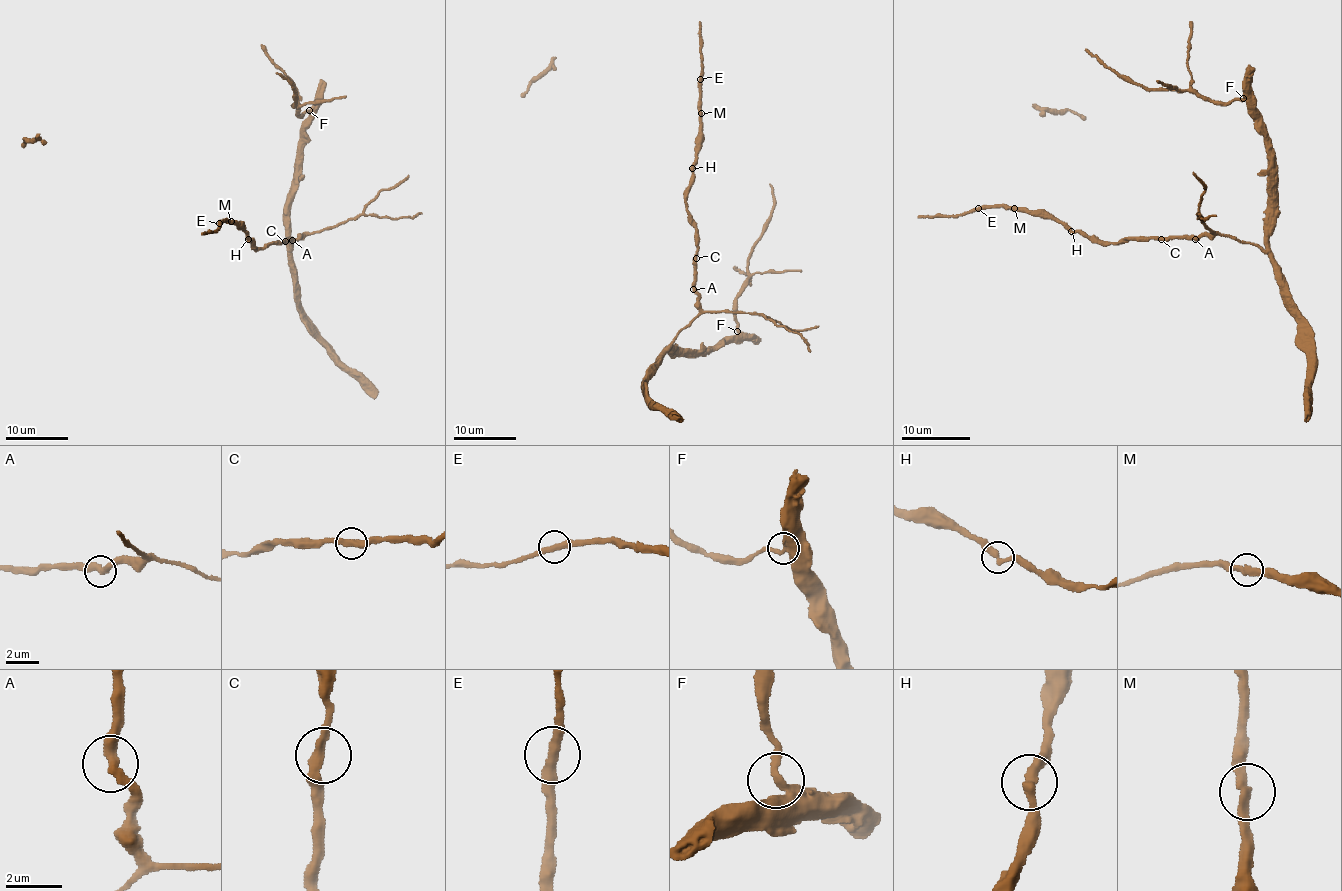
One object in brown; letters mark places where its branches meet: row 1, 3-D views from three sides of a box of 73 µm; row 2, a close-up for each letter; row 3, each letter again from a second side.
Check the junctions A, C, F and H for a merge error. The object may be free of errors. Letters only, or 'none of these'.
none of these

